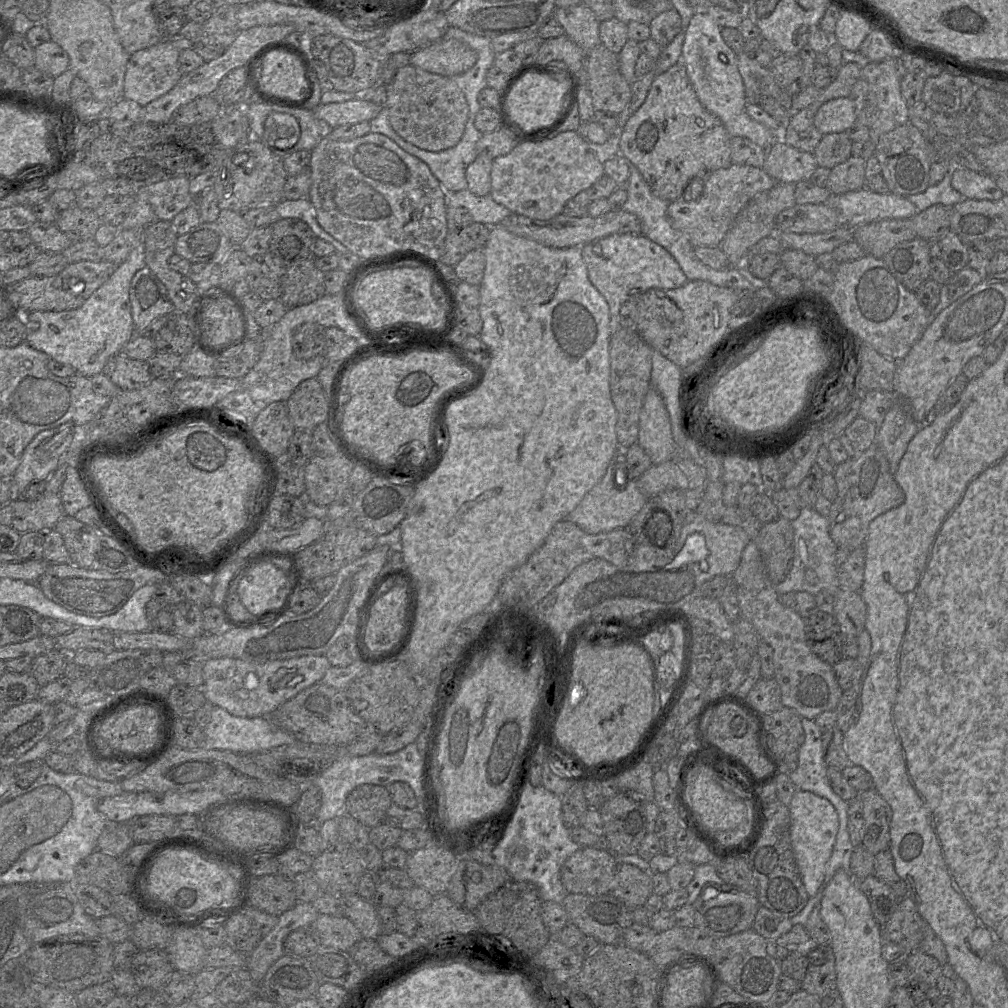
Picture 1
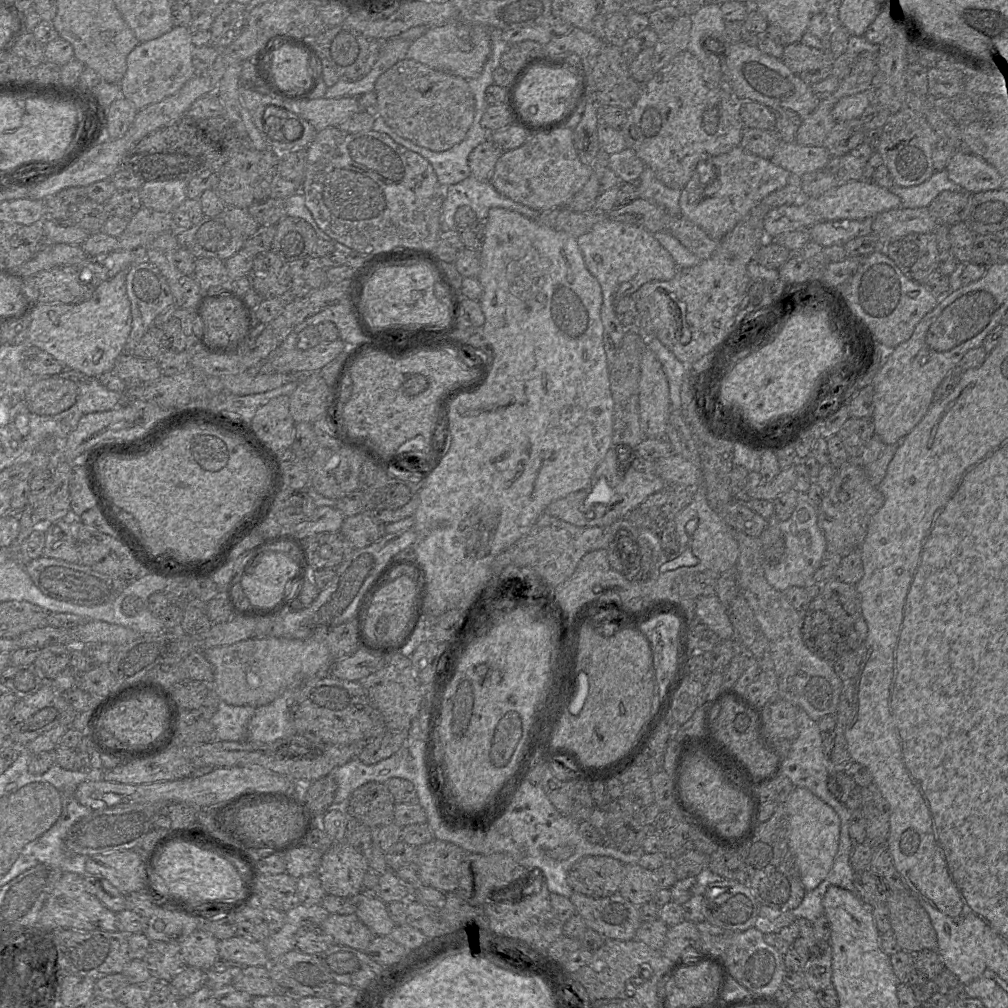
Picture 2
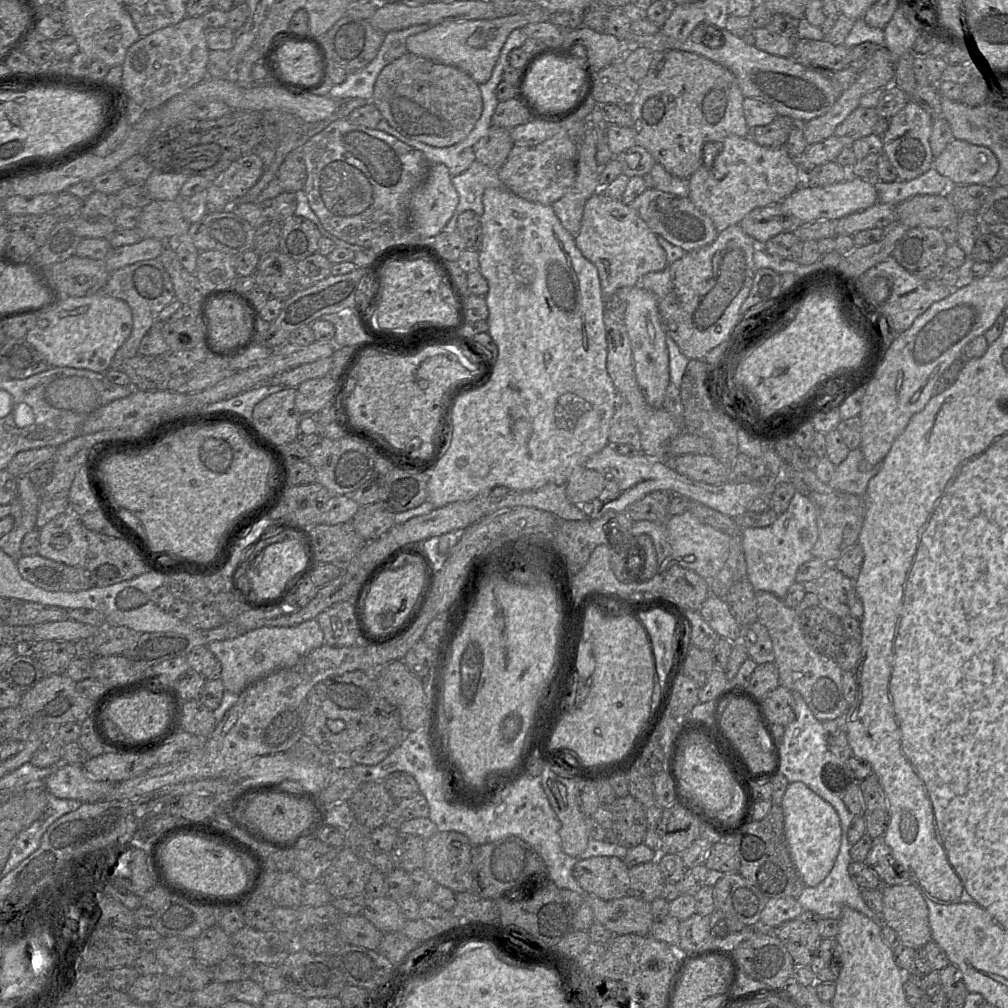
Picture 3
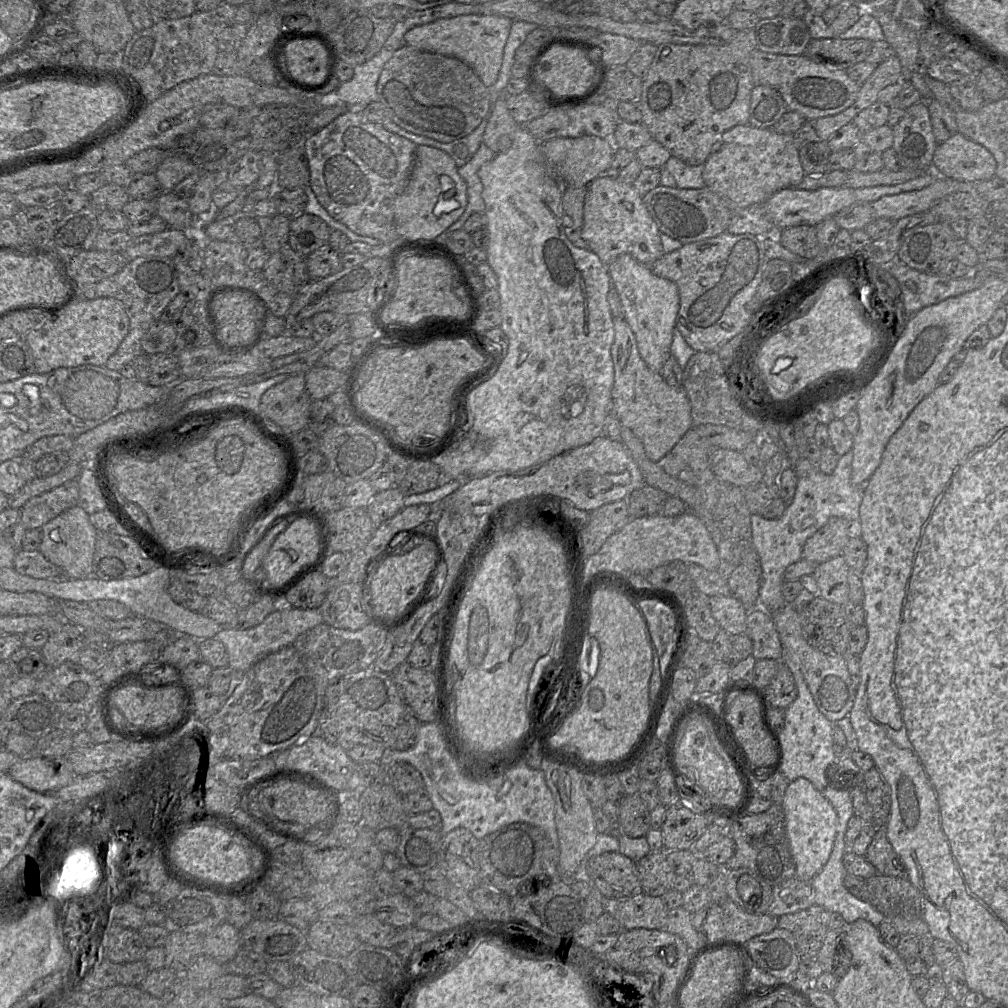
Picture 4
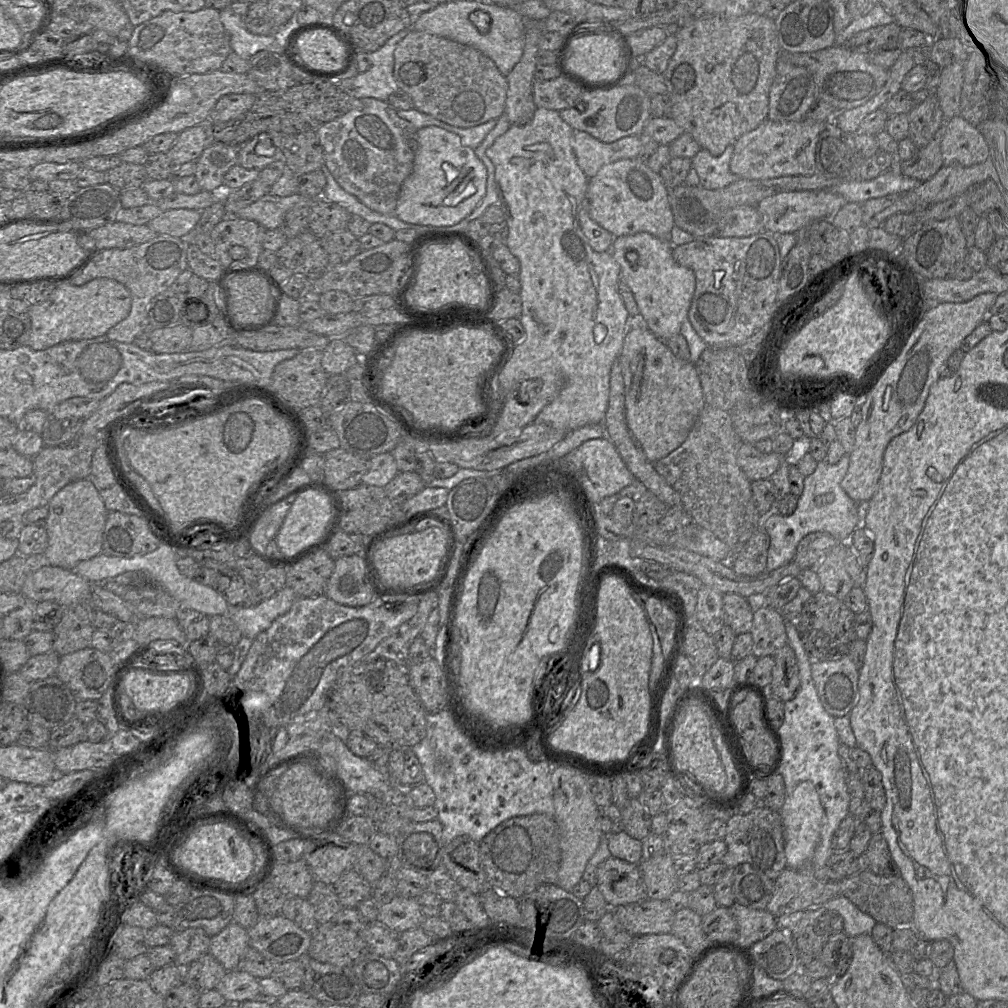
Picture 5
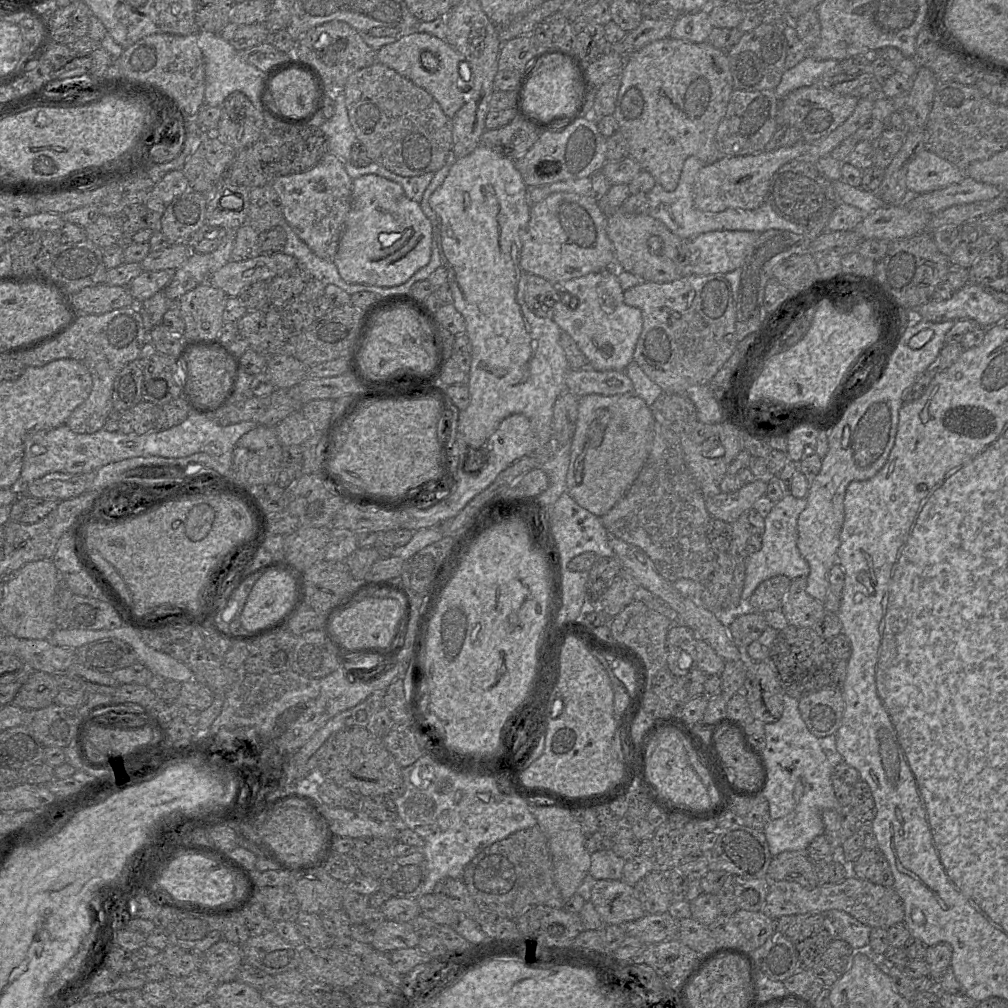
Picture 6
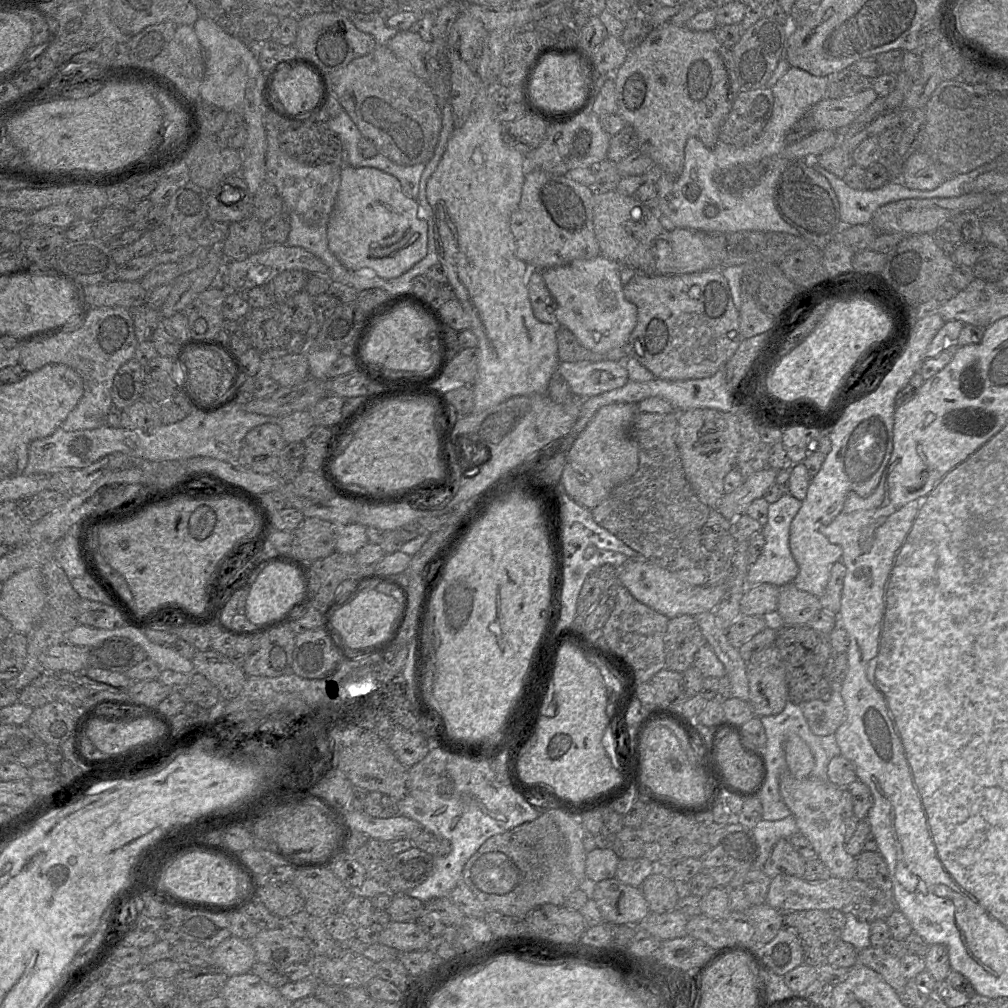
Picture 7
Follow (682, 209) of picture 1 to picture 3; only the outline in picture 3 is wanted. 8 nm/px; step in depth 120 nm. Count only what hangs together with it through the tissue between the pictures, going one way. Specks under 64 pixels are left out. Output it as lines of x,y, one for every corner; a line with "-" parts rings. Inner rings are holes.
726,136
712,165
702,164
689,177
688,198
713,222
718,232
737,225
752,210
780,204
804,183
804,174
784,147
769,149
747,136

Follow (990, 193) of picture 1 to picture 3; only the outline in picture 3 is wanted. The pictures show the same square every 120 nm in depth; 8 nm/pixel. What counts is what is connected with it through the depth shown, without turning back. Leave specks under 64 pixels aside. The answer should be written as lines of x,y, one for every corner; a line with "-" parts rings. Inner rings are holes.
953,138
946,148
933,159
932,167
940,175
949,178
955,186
992,184
999,169
999,162
994,153
987,147

